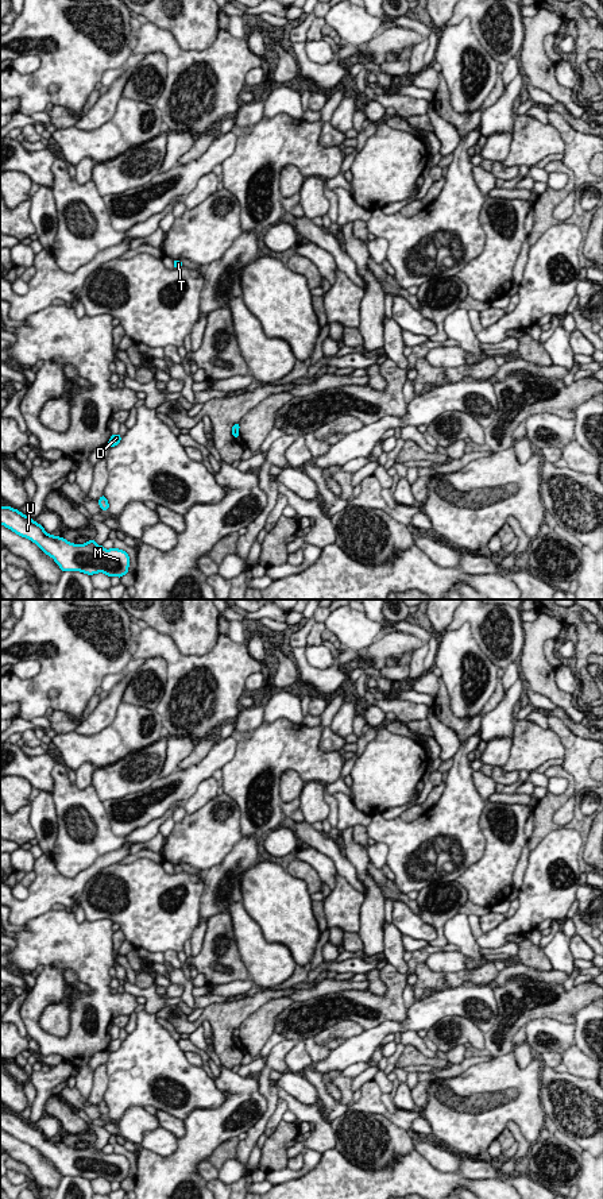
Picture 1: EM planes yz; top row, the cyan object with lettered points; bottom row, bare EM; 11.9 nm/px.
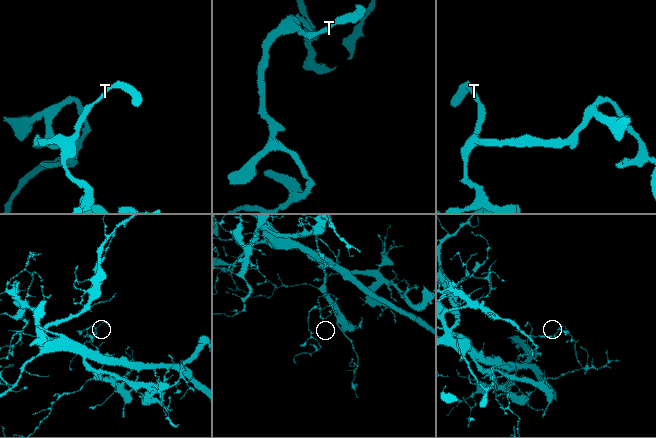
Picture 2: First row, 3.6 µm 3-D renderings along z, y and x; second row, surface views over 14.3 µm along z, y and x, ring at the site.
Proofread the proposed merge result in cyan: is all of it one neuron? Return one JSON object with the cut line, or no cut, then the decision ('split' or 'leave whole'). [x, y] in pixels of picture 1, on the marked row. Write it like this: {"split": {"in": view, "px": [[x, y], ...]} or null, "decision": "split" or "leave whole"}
{"split": {"in": "yz", "px": [[232, 430], [238, 434]]}, "decision": "split"}

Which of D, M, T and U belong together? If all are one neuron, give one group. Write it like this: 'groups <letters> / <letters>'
groups D T / M U

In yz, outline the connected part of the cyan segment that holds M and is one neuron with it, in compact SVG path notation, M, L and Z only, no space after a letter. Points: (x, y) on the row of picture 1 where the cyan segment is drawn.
M0 506L0 524L34 541L62 571L81 571L88 575L104 572L119 578L128 572L130 556L125 551L115 547L105 550L97 545L94 539L85 544L73 544L63 537L49 535L43 525L11 506Z

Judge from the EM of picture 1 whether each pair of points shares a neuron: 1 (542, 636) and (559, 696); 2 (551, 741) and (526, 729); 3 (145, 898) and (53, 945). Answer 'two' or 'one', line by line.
1: one
2: one
3: two

